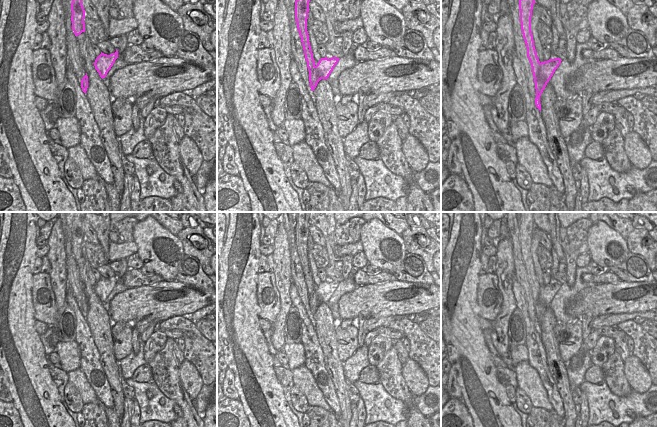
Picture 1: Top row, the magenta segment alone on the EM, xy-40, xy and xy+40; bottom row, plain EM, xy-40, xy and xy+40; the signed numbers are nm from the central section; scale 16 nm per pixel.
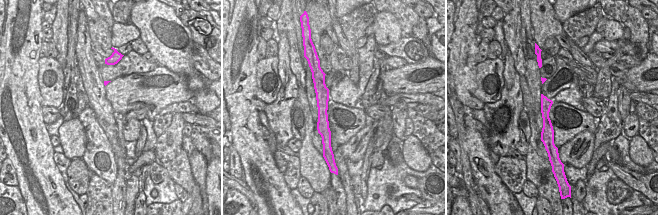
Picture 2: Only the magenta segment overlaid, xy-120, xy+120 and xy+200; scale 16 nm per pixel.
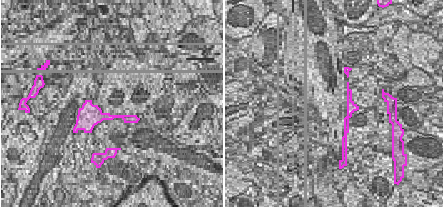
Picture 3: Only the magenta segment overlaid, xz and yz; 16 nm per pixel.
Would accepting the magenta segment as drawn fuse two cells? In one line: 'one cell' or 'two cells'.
two cells

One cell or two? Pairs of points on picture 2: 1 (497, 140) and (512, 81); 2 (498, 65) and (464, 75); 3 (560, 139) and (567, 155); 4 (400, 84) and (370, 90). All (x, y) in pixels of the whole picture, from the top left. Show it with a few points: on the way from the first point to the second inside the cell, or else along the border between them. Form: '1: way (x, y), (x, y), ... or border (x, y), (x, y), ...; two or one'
1: way (508, 126), (513, 112), (512, 96); one
2: border (477, 64), (476, 89), (472, 94); two
3: border (582, 131), (558, 148); two
4: border (388, 68), (383, 74), (382, 85), (386, 96); two

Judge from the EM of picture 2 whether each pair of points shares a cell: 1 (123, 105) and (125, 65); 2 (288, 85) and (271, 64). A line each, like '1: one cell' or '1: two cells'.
1: two cells
2: two cells

